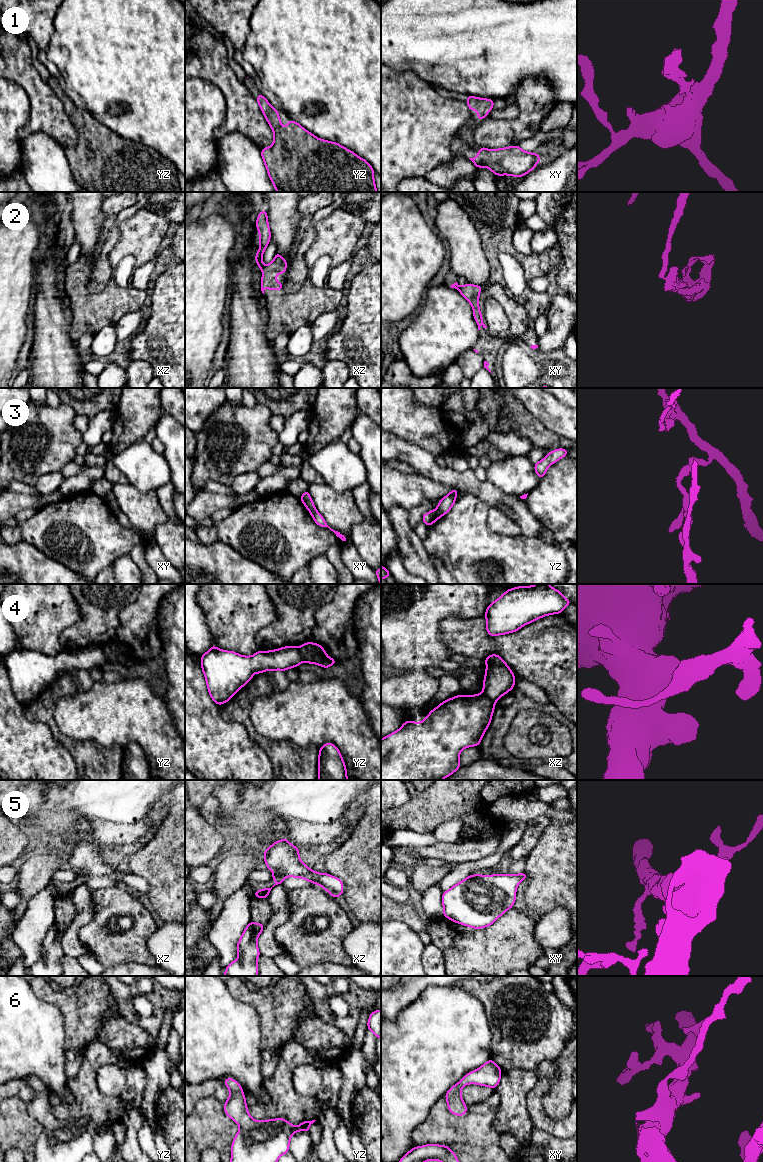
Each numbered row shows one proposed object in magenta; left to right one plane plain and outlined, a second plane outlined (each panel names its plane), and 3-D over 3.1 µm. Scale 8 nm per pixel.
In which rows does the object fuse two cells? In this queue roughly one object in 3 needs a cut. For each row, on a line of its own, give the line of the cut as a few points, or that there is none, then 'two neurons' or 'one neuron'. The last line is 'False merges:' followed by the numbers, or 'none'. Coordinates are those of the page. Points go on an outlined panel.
1: no cut | one neuron
2: xz (263, 265), (261, 268) | two neurons
3: yz (436, 508), (442, 515) | two neurons
4: yz (298, 647), (302, 661) | two neurons
5: no cut | one neuron
6: no cut | one neuron
False merges: 2, 3, 4

